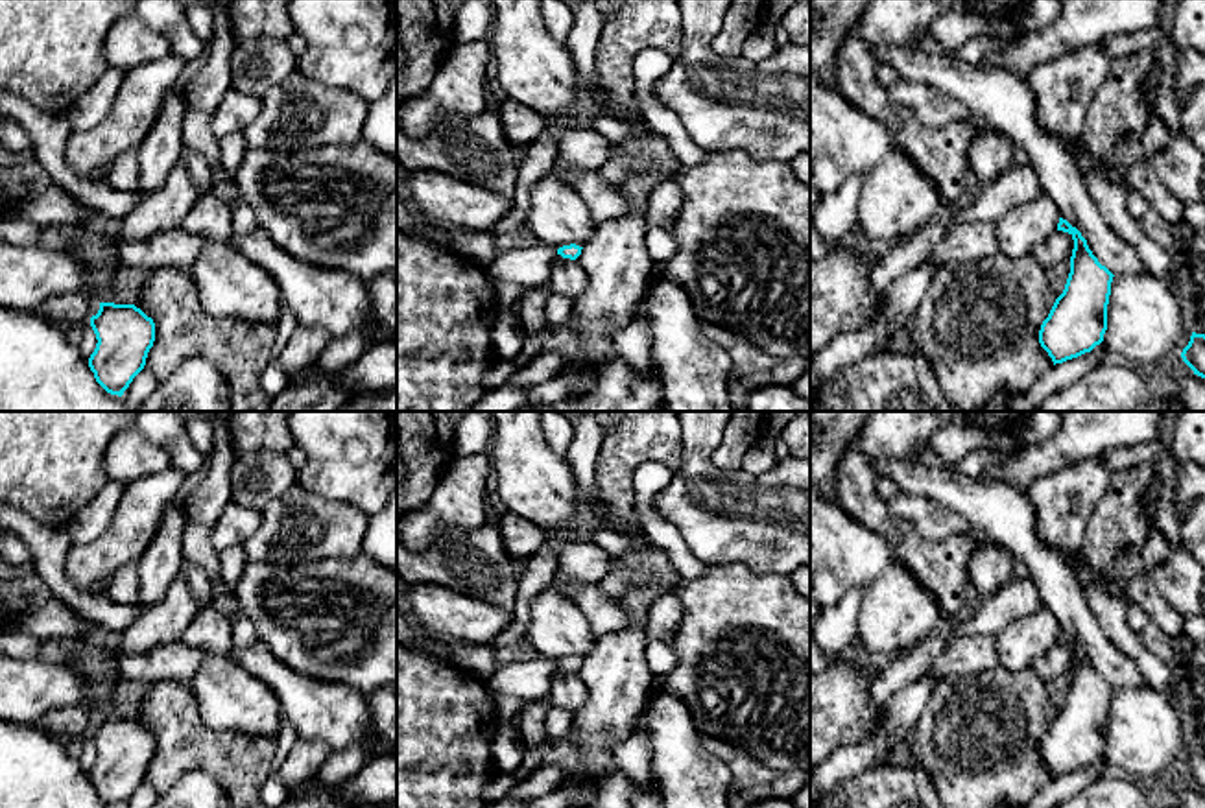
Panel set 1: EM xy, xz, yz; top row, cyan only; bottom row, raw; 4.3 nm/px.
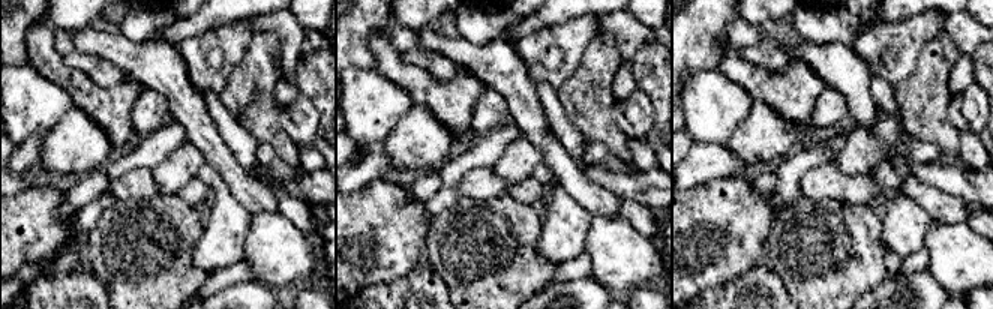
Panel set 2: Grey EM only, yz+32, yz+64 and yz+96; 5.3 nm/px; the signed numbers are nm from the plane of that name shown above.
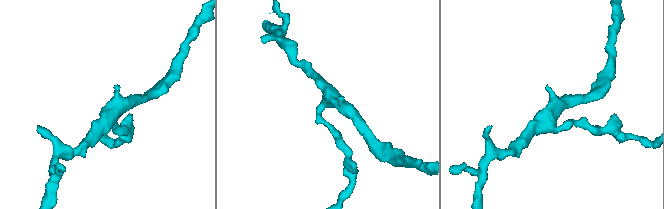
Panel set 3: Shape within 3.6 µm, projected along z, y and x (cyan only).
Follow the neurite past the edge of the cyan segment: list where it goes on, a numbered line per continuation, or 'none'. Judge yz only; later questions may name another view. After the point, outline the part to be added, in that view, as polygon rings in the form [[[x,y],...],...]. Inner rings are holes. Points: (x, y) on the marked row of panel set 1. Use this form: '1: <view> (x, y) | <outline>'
none

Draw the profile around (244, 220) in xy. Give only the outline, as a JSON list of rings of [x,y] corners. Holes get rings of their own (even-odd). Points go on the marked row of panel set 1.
[[[212,175],[210,194],[214,194],[221,203],[231,208],[233,234],[236,238],[245,238],[257,229],[260,229],[255,210],[245,203],[242,192],[234,183]]]

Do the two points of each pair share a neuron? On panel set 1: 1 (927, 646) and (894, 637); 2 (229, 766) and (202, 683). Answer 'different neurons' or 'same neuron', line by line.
1: different neurons
2: different neurons

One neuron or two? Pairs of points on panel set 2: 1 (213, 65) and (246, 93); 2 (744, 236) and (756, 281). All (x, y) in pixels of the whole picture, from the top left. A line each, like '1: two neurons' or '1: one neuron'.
1: two neurons
2: two neurons

